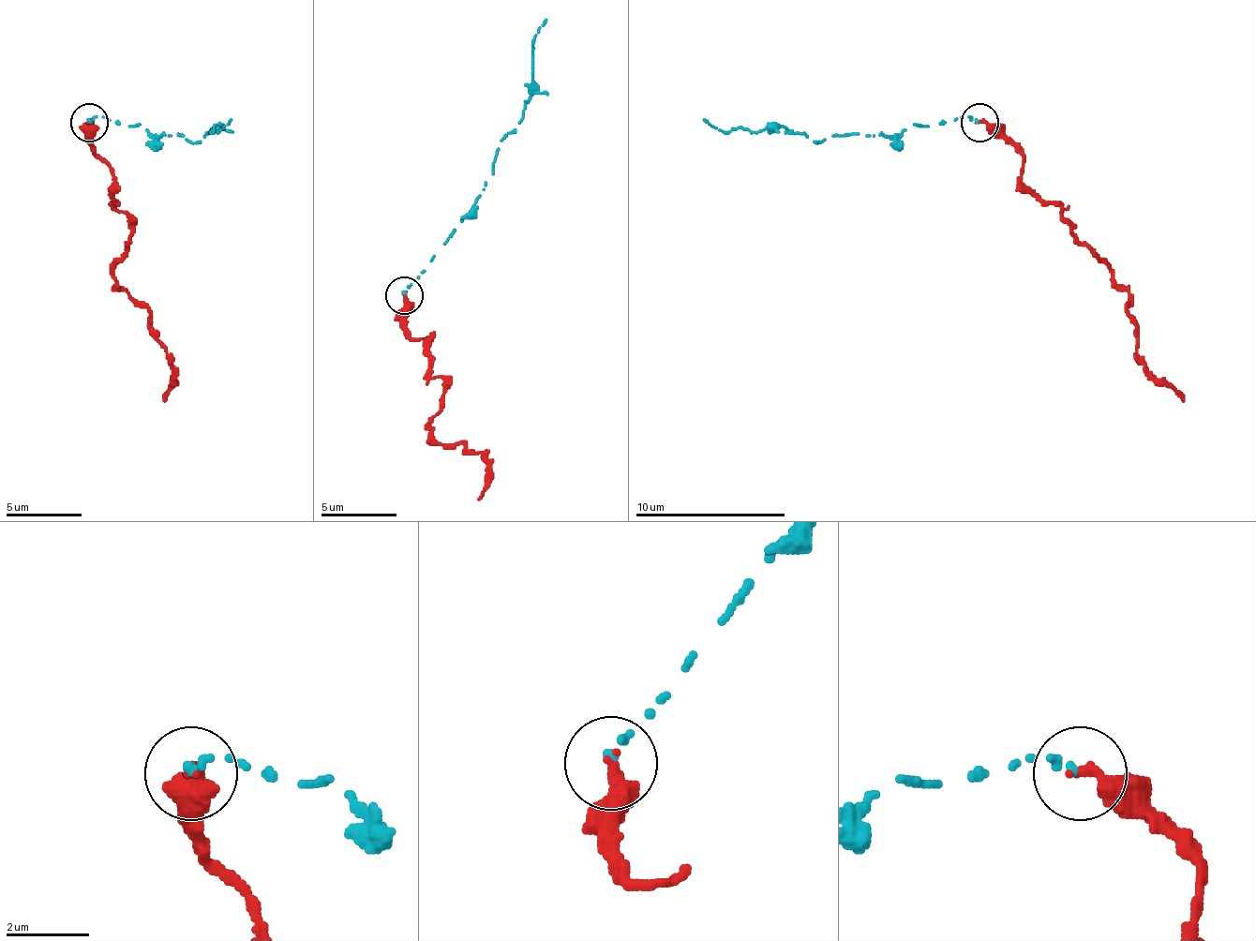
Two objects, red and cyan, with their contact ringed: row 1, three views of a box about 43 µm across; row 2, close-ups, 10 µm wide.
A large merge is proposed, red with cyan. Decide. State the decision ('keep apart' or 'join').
keep apart

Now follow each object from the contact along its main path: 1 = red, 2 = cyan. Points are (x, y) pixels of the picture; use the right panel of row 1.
1: (979, 123), (990, 123), (1024, 157), (1020, 180), (1054, 202), (1129, 293), (1141, 361), (1182, 403)
2: (979, 123), (960, 115), (891, 134), (824, 138), (812, 142), (782, 126), (722, 130), (702, 119)

